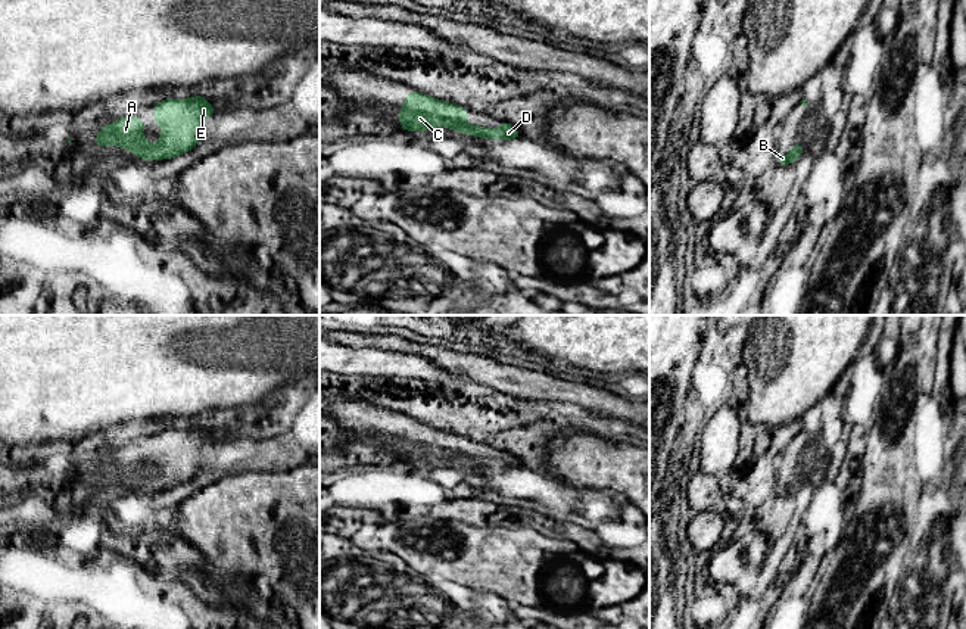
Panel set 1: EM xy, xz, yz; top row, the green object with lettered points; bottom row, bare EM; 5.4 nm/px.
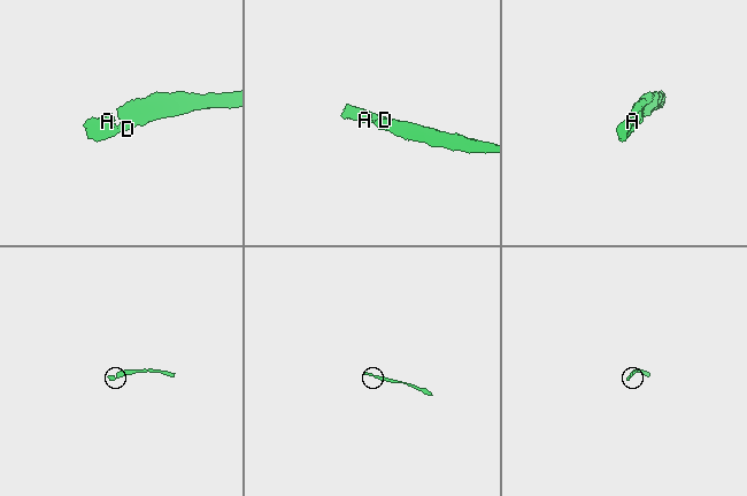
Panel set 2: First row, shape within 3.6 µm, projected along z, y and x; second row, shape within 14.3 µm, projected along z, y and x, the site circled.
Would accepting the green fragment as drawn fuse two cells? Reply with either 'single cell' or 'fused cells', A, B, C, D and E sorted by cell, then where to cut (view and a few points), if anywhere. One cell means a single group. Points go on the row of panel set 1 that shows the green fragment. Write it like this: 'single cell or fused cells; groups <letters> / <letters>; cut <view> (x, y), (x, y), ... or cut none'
single cell; groups A B C D E; cut none

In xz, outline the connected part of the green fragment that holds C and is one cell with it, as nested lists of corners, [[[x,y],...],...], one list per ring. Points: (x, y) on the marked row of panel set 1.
[[[409,91],[402,105],[401,113],[396,116],[402,125],[402,131],[429,131],[434,127],[445,127],[462,133],[464,136],[476,136],[479,138],[511,140],[521,138],[518,130],[508,122],[501,122],[496,130],[487,130],[480,125],[467,124],[467,108],[455,103],[429,97],[418,91]]]

